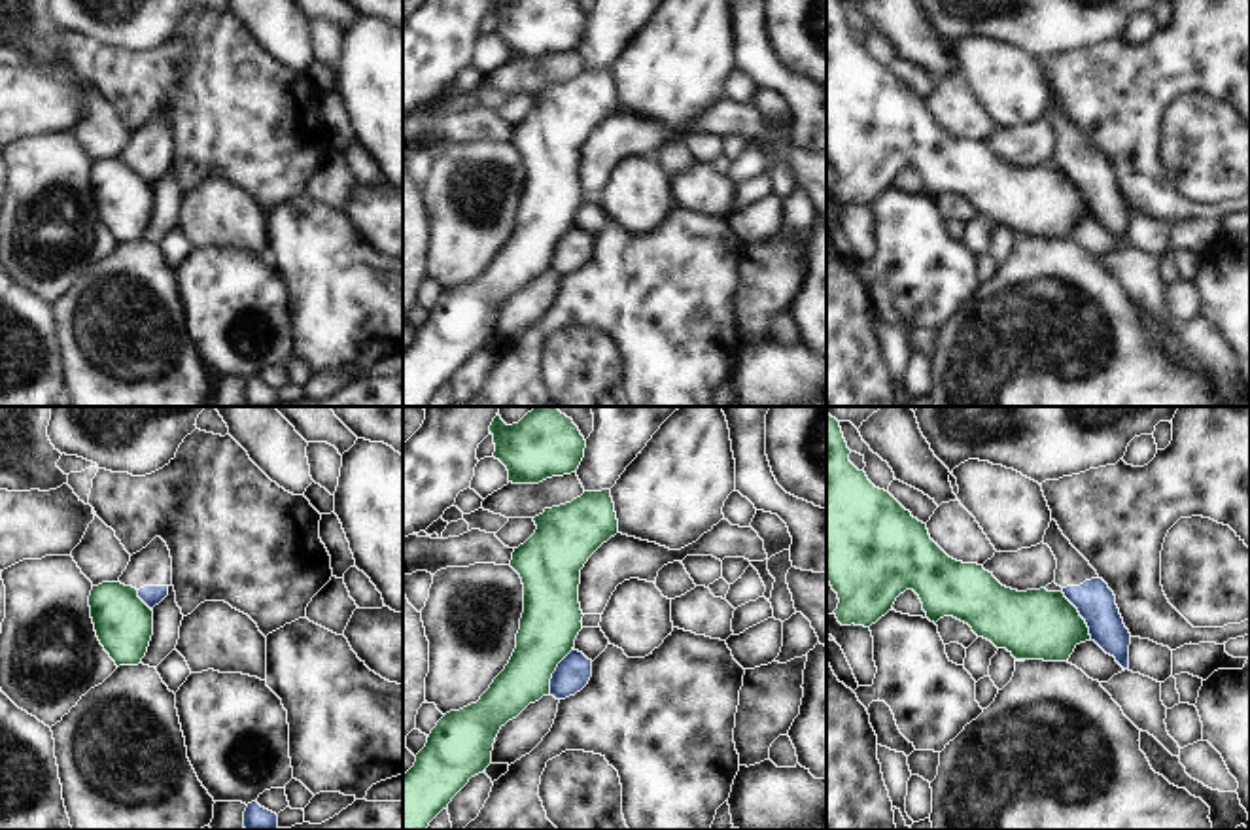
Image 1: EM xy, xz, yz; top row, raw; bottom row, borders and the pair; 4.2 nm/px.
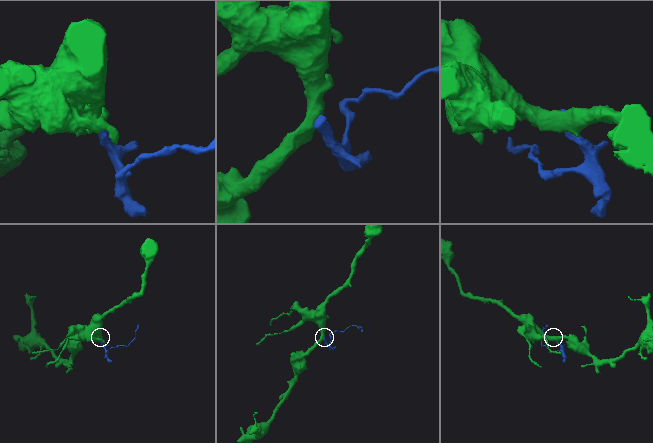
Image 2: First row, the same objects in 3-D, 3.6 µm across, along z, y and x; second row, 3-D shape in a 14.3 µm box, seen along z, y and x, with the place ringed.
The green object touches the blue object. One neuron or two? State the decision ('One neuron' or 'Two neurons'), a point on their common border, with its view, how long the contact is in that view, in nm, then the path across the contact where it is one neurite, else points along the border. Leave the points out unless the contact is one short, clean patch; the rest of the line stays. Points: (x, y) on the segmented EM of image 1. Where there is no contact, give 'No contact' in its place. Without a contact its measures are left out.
Two neurons. Touches green at yz (1078, 615). Shared border 240 nm. Boundary: yz (1061, 592), (1076, 609), (1092, 638)

